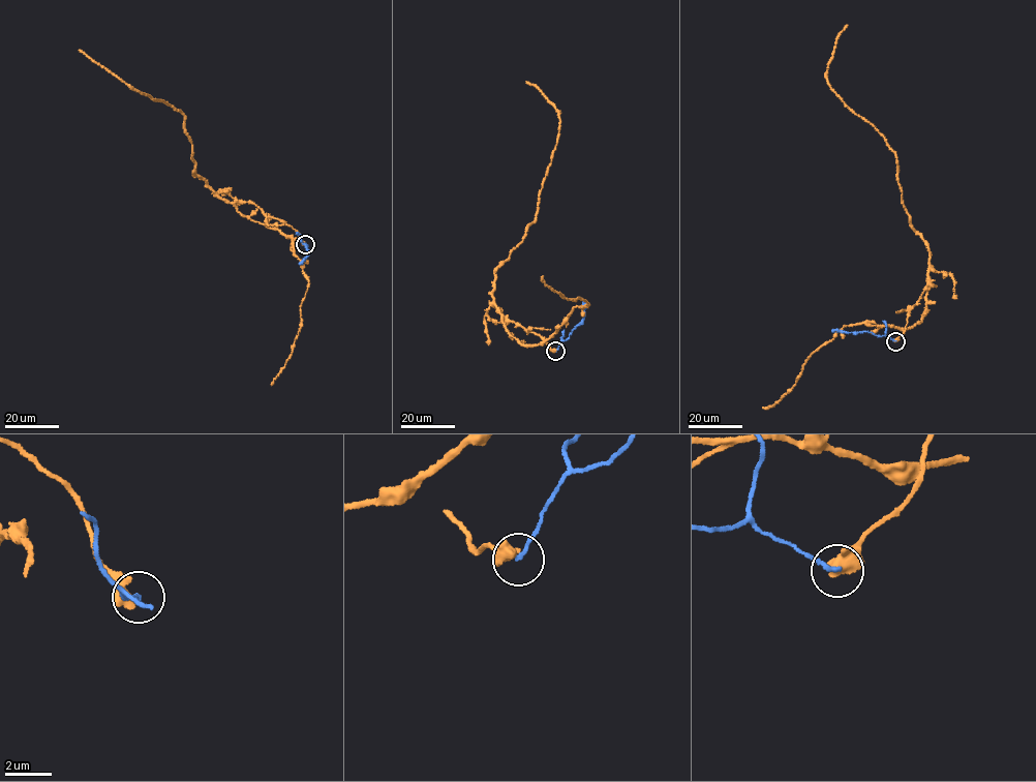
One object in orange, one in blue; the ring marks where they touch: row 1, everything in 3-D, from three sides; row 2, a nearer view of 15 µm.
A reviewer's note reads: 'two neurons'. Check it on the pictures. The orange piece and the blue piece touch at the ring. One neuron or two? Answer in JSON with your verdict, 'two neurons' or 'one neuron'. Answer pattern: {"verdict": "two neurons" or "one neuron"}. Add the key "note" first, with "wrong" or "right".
{"note": "right", "verdict": "two neurons"}

